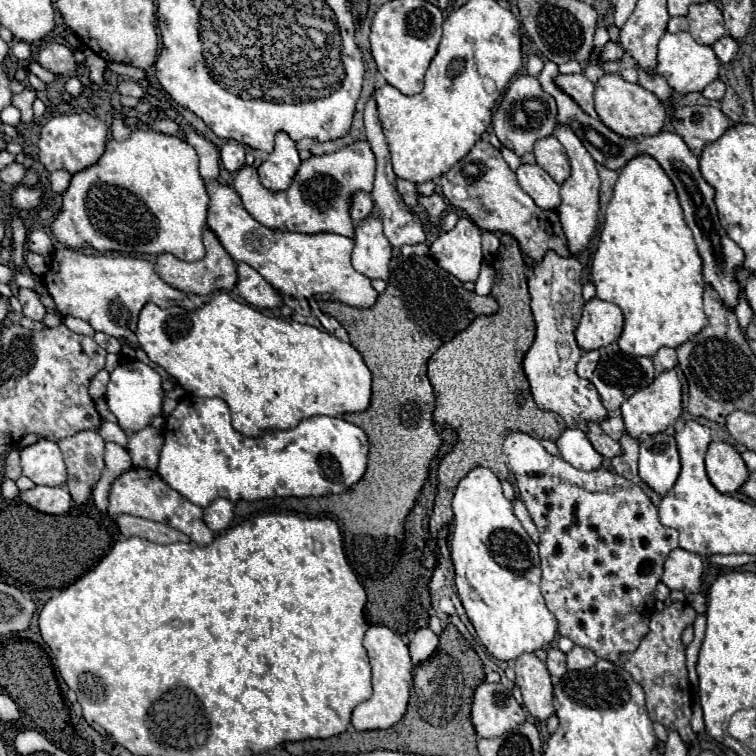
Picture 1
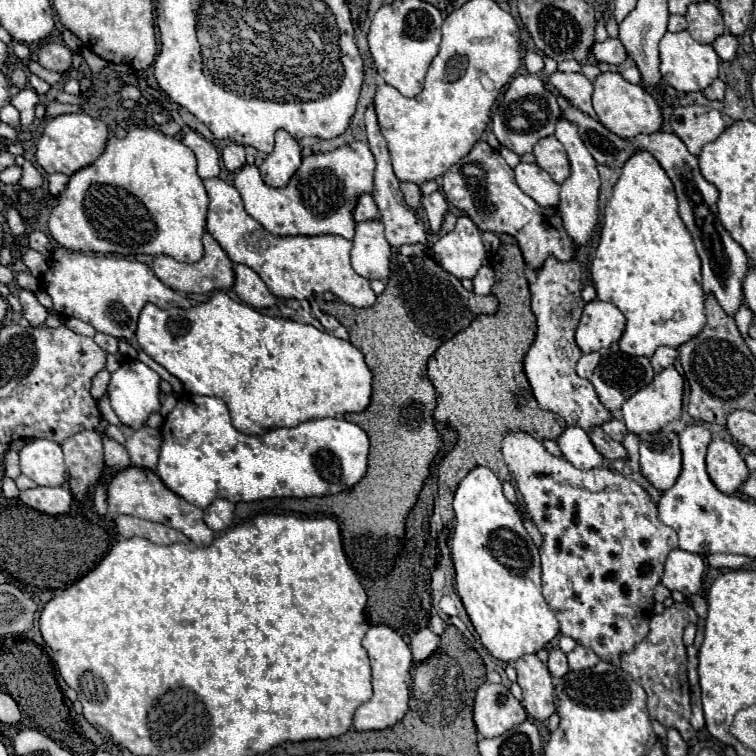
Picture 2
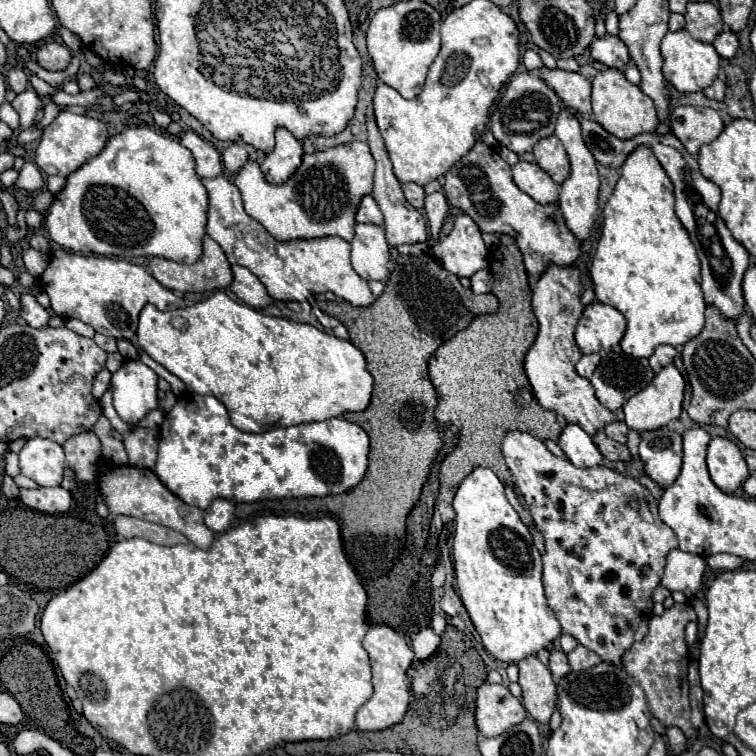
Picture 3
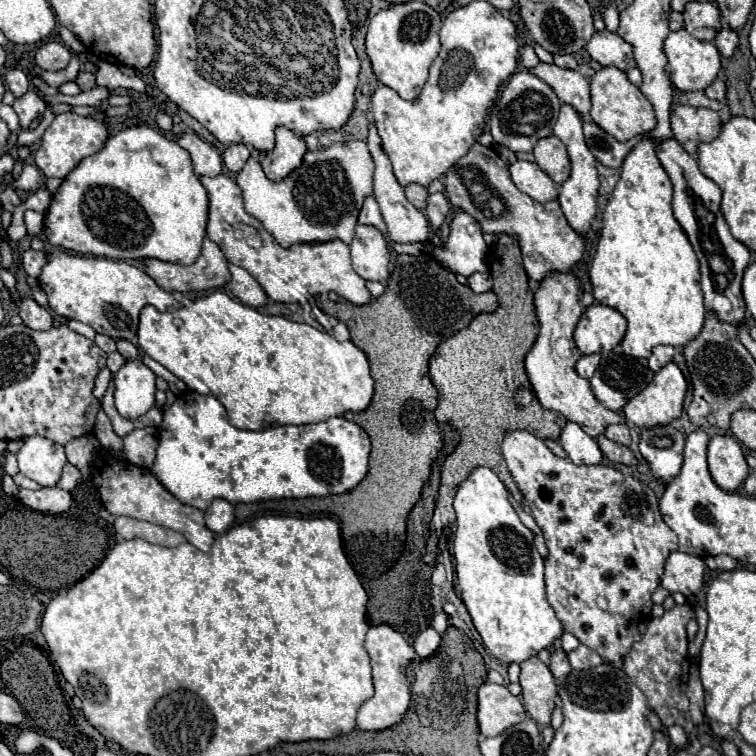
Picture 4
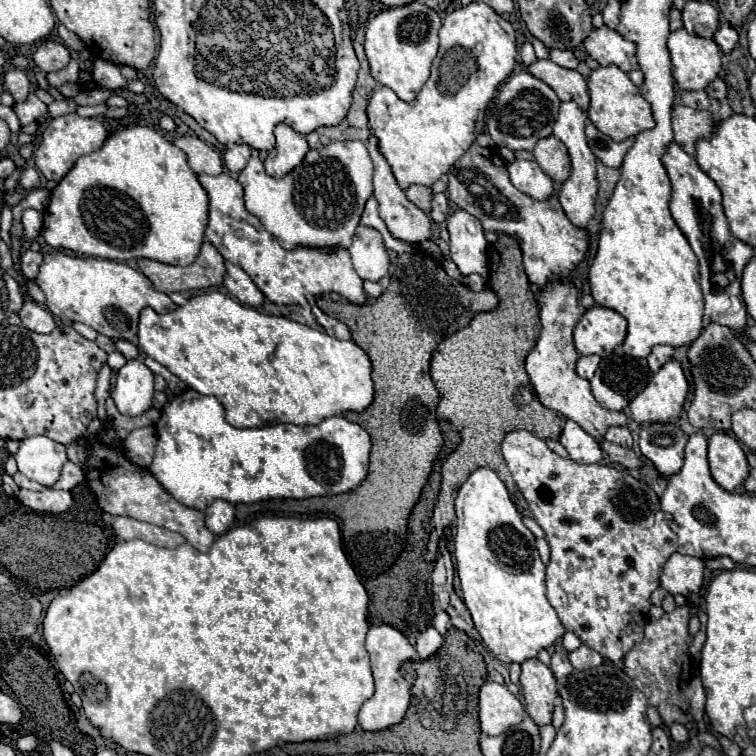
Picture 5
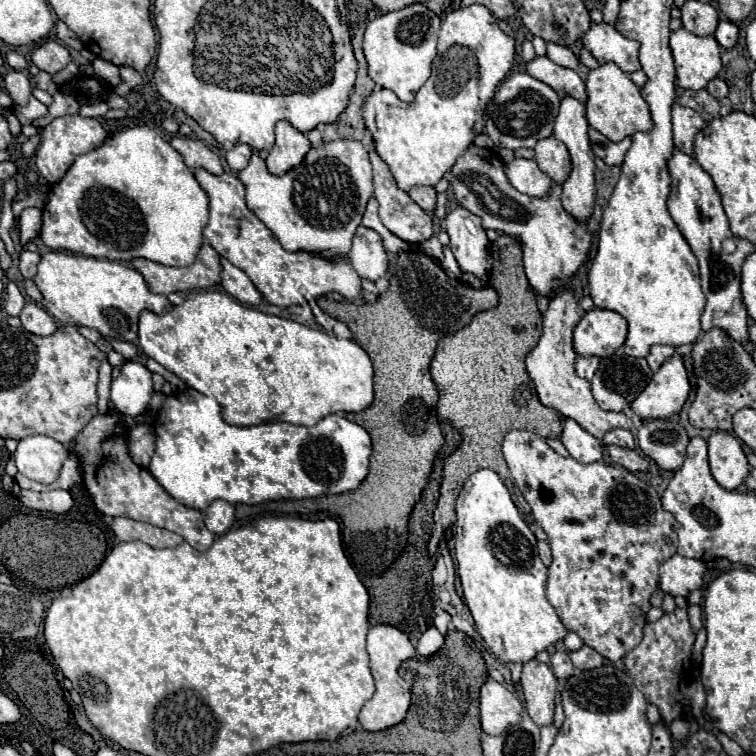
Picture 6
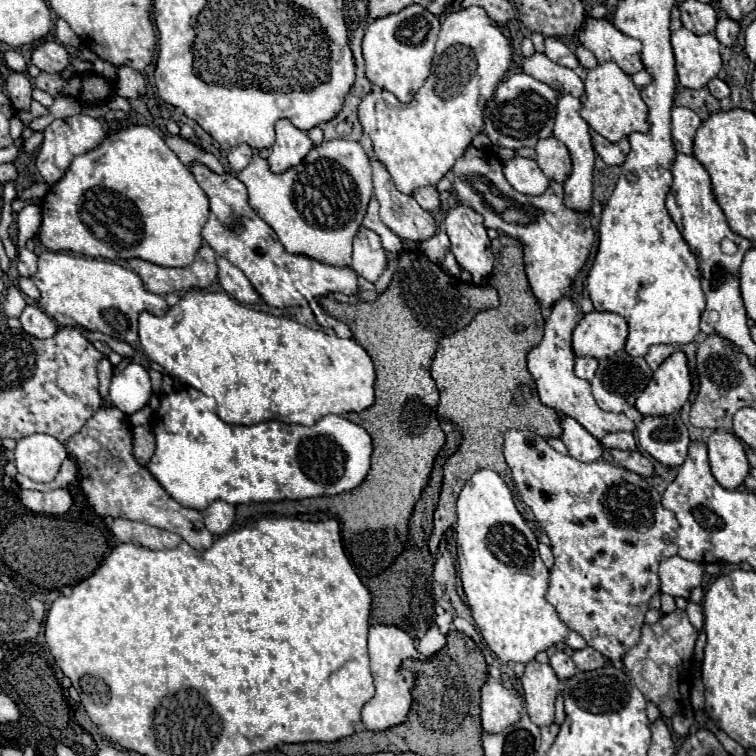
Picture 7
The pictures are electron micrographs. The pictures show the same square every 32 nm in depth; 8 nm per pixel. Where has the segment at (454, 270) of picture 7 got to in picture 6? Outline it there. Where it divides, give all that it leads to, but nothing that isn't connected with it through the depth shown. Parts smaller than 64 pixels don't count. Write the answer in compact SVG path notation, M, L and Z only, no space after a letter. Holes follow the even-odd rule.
M448 245L443 246L444 260L441 266L450 278L461 279L462 271L460 270L454 255L452 254Z

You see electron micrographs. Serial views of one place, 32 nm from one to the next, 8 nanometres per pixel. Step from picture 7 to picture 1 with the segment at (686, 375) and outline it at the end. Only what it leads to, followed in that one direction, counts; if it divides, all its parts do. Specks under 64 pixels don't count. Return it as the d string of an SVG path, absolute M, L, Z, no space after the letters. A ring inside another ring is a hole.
M668 370L668 372L662 372L654 378L654 382L644 388L644 390L638 390L636 394L632 394L624 404L622 404L622 420L624 420L624 426L626 426L626 432L632 436L632 438L640 438L642 434L658 434L658 432L664 432L668 426L674 426L674 422L680 418L682 414L682 386L680 386L680 380L676 376L674 370Z

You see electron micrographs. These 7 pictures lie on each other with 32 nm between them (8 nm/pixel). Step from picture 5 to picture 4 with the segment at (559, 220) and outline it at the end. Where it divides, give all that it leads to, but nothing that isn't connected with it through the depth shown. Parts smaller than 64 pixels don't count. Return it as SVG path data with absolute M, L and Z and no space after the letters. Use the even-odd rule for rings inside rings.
M476 142L468 154L446 172L444 186L452 206L468 212L482 226L482 232L508 234L518 240L530 280L540 282L554 270L568 272L582 258L584 238L568 226L560 204L556 200L538 204L528 194L520 192L510 180L508 164L492 148Z

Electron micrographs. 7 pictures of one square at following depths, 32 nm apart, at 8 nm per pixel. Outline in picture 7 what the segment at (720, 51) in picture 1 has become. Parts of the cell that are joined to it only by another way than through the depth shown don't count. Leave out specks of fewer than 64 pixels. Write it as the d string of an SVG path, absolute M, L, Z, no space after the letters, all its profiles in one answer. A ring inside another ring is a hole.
M720 18L714 36L718 38L720 44L724 44L724 46L732 46L734 40L736 40L736 36L738 36L738 32L740 32L738 22L734 22L734 20L730 20L730 18Z

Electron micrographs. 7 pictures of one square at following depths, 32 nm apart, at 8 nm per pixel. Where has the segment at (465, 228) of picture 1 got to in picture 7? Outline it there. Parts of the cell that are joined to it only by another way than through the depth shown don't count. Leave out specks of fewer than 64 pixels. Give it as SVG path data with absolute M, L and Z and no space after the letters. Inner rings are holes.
M458 204L446 212L446 234L450 238L450 250L456 256L460 268L474 276L476 284L484 284L494 266L494 254L490 250L490 238L482 224L482 216L468 206Z

